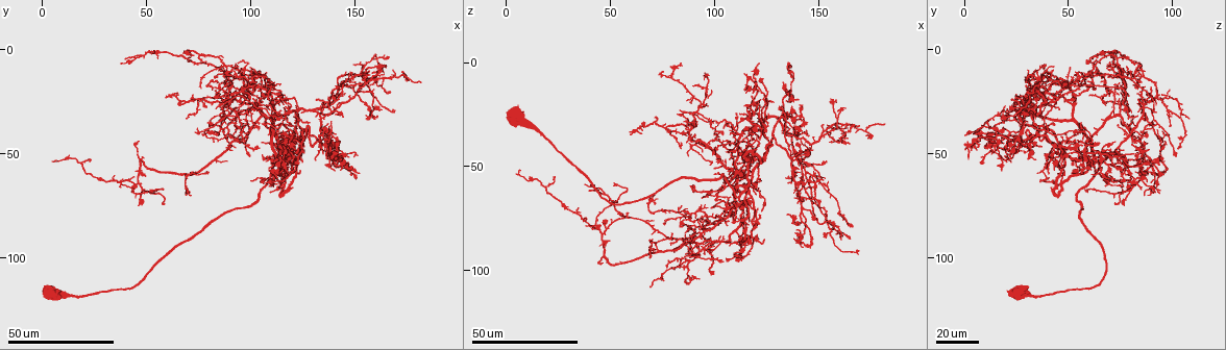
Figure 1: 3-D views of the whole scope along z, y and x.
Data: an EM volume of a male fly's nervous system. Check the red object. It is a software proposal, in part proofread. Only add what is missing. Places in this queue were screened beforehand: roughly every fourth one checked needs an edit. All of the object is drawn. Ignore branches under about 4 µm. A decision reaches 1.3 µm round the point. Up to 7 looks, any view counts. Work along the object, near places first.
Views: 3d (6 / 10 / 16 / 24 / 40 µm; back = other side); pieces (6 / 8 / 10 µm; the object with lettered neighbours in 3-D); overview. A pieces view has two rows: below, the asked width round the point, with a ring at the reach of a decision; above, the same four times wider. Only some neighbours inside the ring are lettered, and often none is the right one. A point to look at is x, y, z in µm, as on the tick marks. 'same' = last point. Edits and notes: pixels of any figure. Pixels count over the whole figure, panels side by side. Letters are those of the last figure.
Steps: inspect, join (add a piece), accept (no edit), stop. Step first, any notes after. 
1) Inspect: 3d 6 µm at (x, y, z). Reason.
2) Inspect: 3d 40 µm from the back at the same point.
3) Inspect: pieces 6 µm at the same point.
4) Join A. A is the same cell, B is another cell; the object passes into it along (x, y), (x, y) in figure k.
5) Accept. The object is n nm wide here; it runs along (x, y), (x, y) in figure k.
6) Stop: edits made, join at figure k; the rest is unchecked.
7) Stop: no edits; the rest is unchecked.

Inspect: 3d 40 µm at (158, 11, 83). Branch stops here.

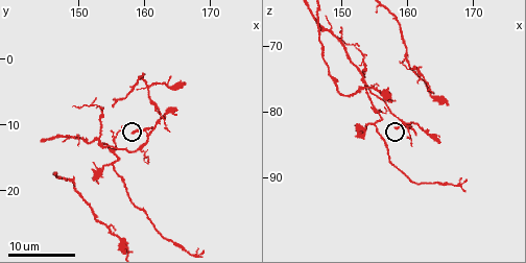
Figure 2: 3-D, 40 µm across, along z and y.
Inspect: pieces 6 µm at (158.0, 11.5, 82.5).

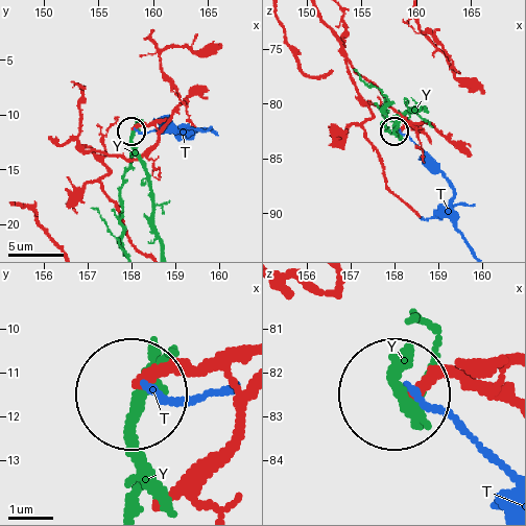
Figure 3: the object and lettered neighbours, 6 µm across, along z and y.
Accept. The object is 260 nm wide here; T and Y are other cells; it runs along (55, 142), (136, 158), (159, 133), (150, 124), (132, 128) in figure 3; no lettered piece goes on from it.

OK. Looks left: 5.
Inspect: 3d 24 µm at (134, 48, 73). An open end.

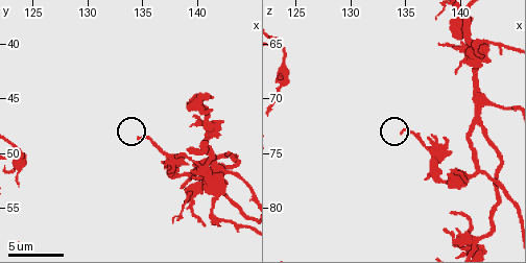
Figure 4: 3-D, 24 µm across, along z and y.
Inspect: pieces 6 µm at (134.6, 48.6, 73.0).

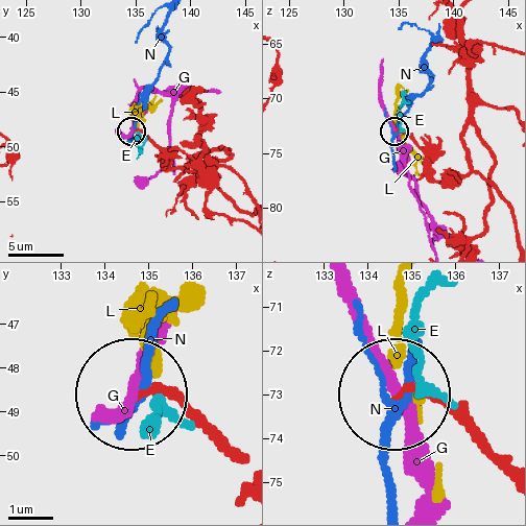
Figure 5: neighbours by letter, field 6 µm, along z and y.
Accept. E, G, L and N are other cells; it runs along (486, 449), (430, 400), (400, 392) in figure 5; none of them fits.

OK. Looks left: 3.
Inspect: 3d 40 µm at (131, 54, 22). Tapers out.

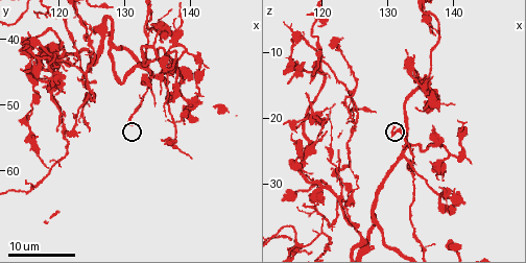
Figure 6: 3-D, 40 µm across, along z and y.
Inspect: pieces 10 µm at (131.0, 53.5, 21.5).

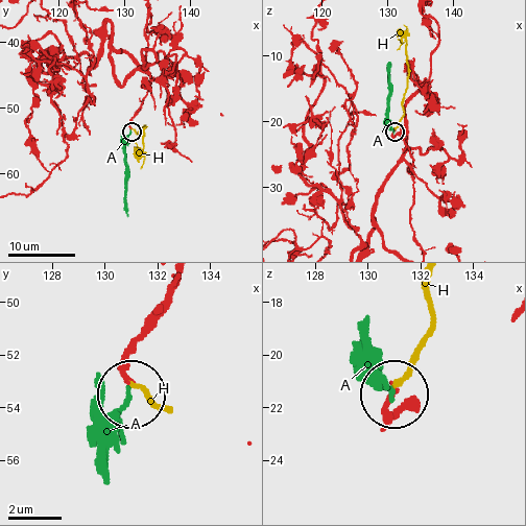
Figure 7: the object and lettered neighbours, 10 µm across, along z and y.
Join H. H is the same cell, A is another cell; it goes on there.

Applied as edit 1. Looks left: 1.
Stop: edits made, join at figure 7; the rest is unchecked.

